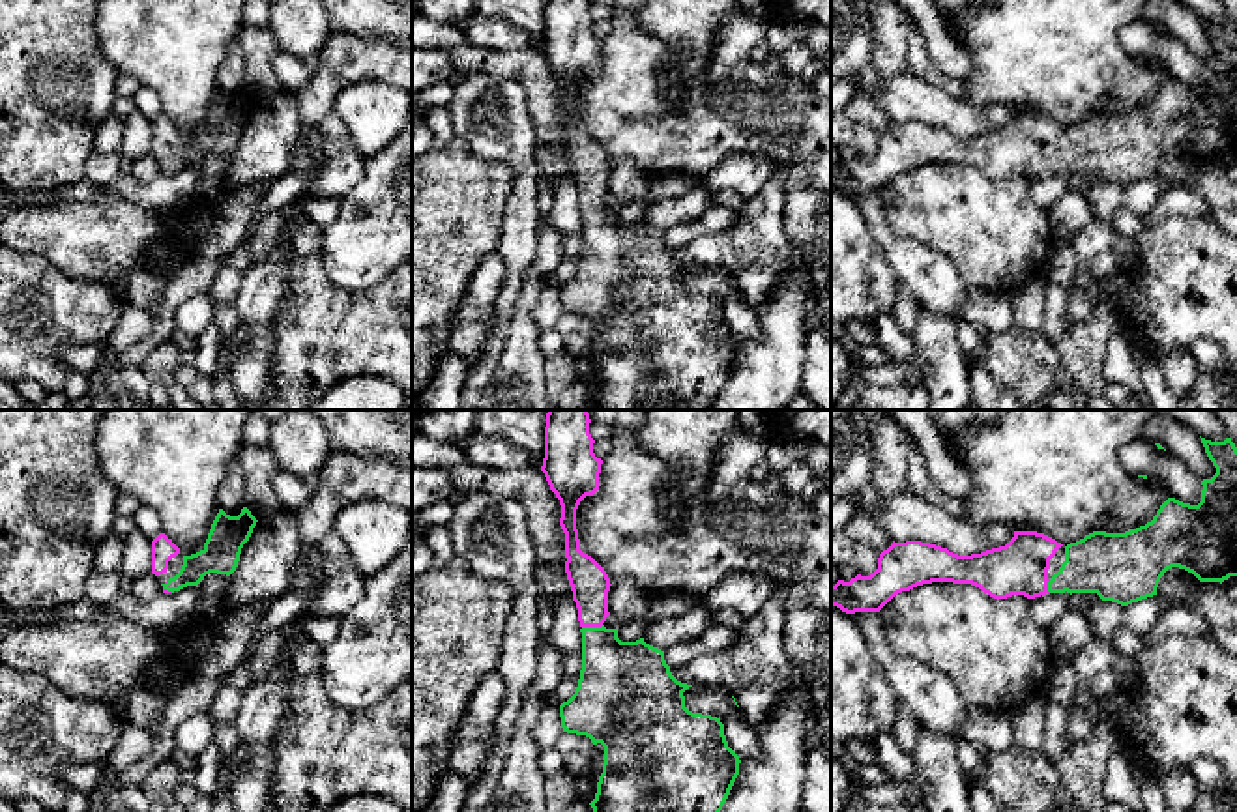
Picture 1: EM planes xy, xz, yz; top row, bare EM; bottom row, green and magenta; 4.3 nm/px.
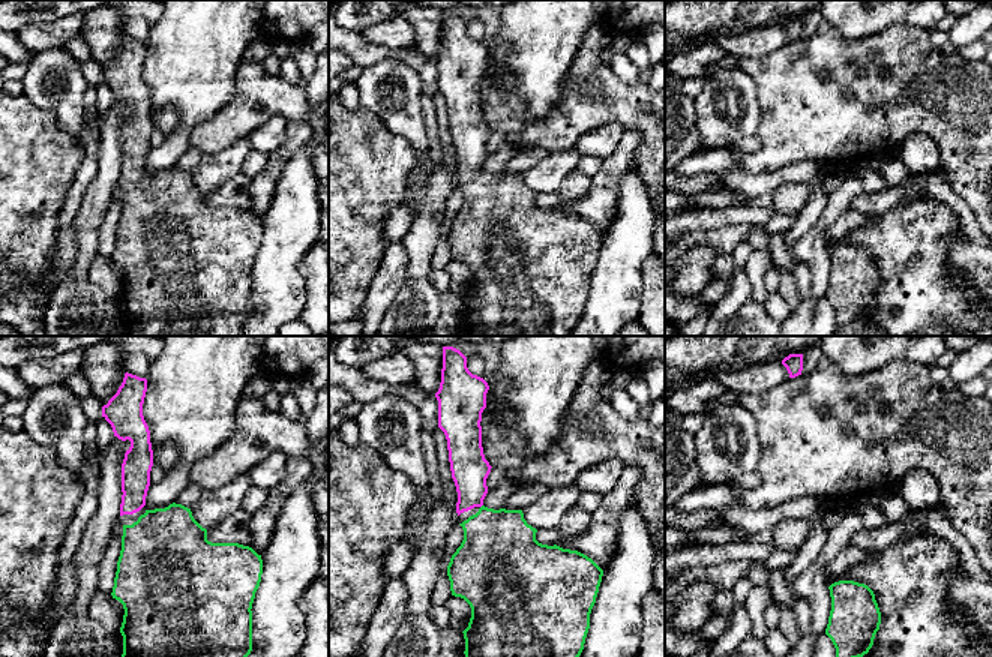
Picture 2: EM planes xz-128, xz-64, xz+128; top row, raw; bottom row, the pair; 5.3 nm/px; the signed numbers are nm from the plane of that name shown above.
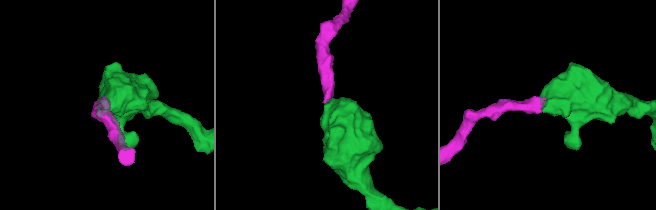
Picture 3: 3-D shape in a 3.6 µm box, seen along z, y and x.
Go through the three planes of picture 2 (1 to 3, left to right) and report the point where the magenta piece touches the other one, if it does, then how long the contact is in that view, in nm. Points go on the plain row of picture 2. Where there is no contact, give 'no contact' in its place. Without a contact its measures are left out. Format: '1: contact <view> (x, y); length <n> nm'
1: no contact
2: no contact
3: no contact

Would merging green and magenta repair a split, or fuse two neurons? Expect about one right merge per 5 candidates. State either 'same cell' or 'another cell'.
same cell

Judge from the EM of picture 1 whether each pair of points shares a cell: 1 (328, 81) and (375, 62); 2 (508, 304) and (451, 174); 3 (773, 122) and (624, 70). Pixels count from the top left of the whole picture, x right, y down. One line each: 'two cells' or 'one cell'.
1: one cell
2: two cells
3: one cell

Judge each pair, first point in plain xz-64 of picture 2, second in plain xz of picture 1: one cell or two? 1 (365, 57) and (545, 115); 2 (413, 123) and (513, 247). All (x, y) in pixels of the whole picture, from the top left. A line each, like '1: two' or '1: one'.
1: one
2: one

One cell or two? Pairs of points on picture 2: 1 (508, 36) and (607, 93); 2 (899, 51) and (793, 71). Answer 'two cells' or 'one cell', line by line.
1: two cells
2: one cell

